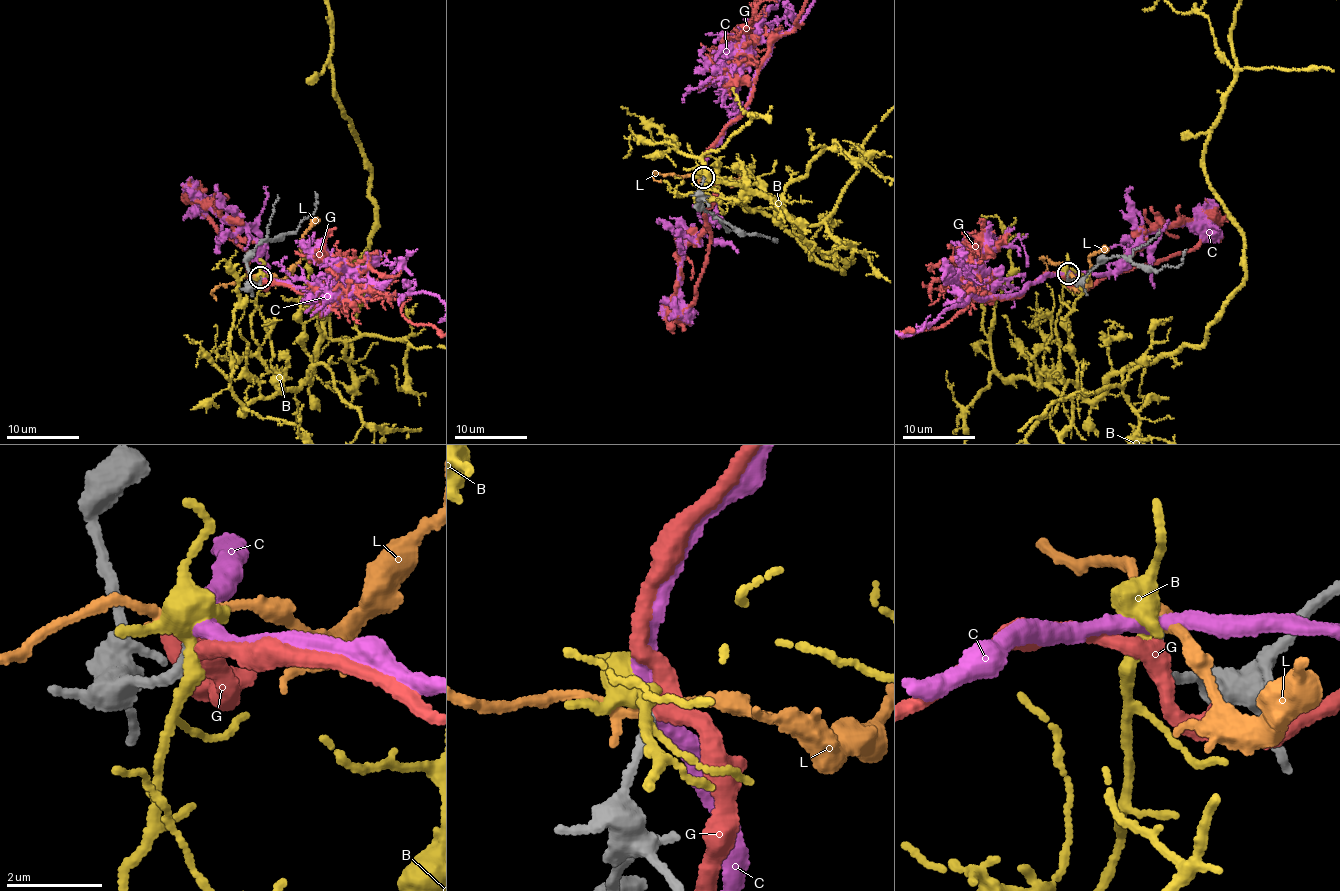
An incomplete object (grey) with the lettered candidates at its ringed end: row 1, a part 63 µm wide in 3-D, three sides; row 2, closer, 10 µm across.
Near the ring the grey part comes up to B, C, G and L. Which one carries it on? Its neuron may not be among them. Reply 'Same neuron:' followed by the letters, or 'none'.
Same neuron: none

